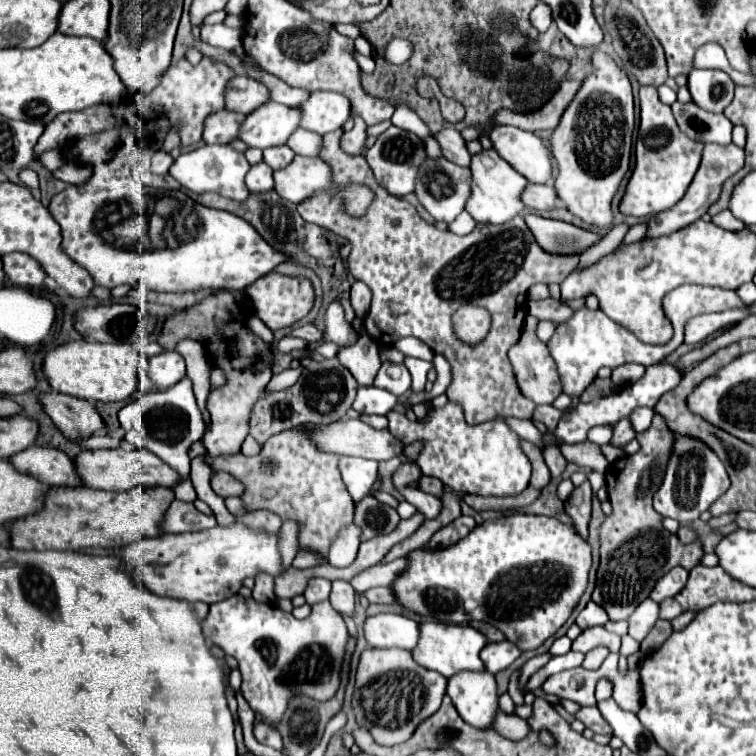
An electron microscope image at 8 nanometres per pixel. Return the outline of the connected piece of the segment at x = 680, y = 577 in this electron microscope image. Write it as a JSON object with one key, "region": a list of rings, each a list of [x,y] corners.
{"region":[[[670,570],[668,574],[664,574],[664,578],[660,578],[660,582],[656,582],[650,598],[654,602],[662,602],[666,598],[672,598],[674,594],[678,594],[688,580],[688,572],[686,570]]]}

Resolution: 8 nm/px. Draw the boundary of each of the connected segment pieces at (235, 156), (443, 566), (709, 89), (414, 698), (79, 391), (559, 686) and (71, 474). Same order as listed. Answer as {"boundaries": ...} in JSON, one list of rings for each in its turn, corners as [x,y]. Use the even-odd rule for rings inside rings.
{"boundaries":[[[[204,144],[192,152],[184,152],[176,158],[176,162],[170,168],[170,174],[188,190],[196,194],[204,192],[216,192],[220,196],[232,198],[236,202],[244,202],[250,196],[250,190],[246,188],[246,174],[250,170],[250,164],[242,152],[236,152],[232,146],[220,146],[220,144]]],[[[514,514],[486,520],[484,524],[476,526],[466,538],[446,548],[420,548],[406,554],[406,568],[390,588],[396,596],[396,602],[414,614],[430,614],[446,624],[468,624],[470,620],[482,620],[498,626],[498,630],[502,630],[508,640],[518,644],[520,650],[536,650],[546,642],[546,638],[554,636],[572,614],[574,606],[586,590],[590,566],[590,544],[576,536],[570,524],[548,516]]],[[[692,70],[688,74],[692,100],[708,112],[722,112],[734,98],[734,86],[732,78],[722,70]]],[[[368,648],[362,652],[356,672],[356,688],[352,708],[358,726],[364,726],[378,744],[392,746],[408,740],[416,726],[432,716],[446,694],[446,678],[418,666],[408,650],[400,648]]],[[[68,342],[50,350],[44,358],[44,374],[52,390],[92,402],[120,402],[134,392],[152,386],[148,378],[148,356],[132,344],[100,344],[113,342]]],[[[580,666],[580,668],[572,668],[548,678],[542,684],[542,690],[558,698],[574,700],[580,706],[596,706],[594,686],[598,678],[600,678],[600,672],[590,672]]],[[[30,446],[10,460],[20,472],[46,482],[52,488],[58,486],[84,486],[74,462],[56,448]]]]}

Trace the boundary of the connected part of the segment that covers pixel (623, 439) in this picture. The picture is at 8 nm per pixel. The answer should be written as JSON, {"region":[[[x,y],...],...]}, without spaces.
{"region":[[[622,418],[620,422],[614,424],[614,436],[612,436],[612,444],[614,446],[624,446],[626,442],[630,442],[632,438],[636,438],[636,432],[632,428],[630,418]]]}

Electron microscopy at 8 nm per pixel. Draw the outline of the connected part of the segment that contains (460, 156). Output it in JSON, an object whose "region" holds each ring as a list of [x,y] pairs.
{"region":[[[442,130],[442,132],[436,134],[436,140],[438,140],[438,144],[442,146],[442,152],[444,152],[444,156],[446,156],[450,162],[454,162],[454,164],[458,164],[458,166],[470,168],[472,154],[468,152],[466,142],[462,140],[460,132],[456,132],[456,130]]]}

